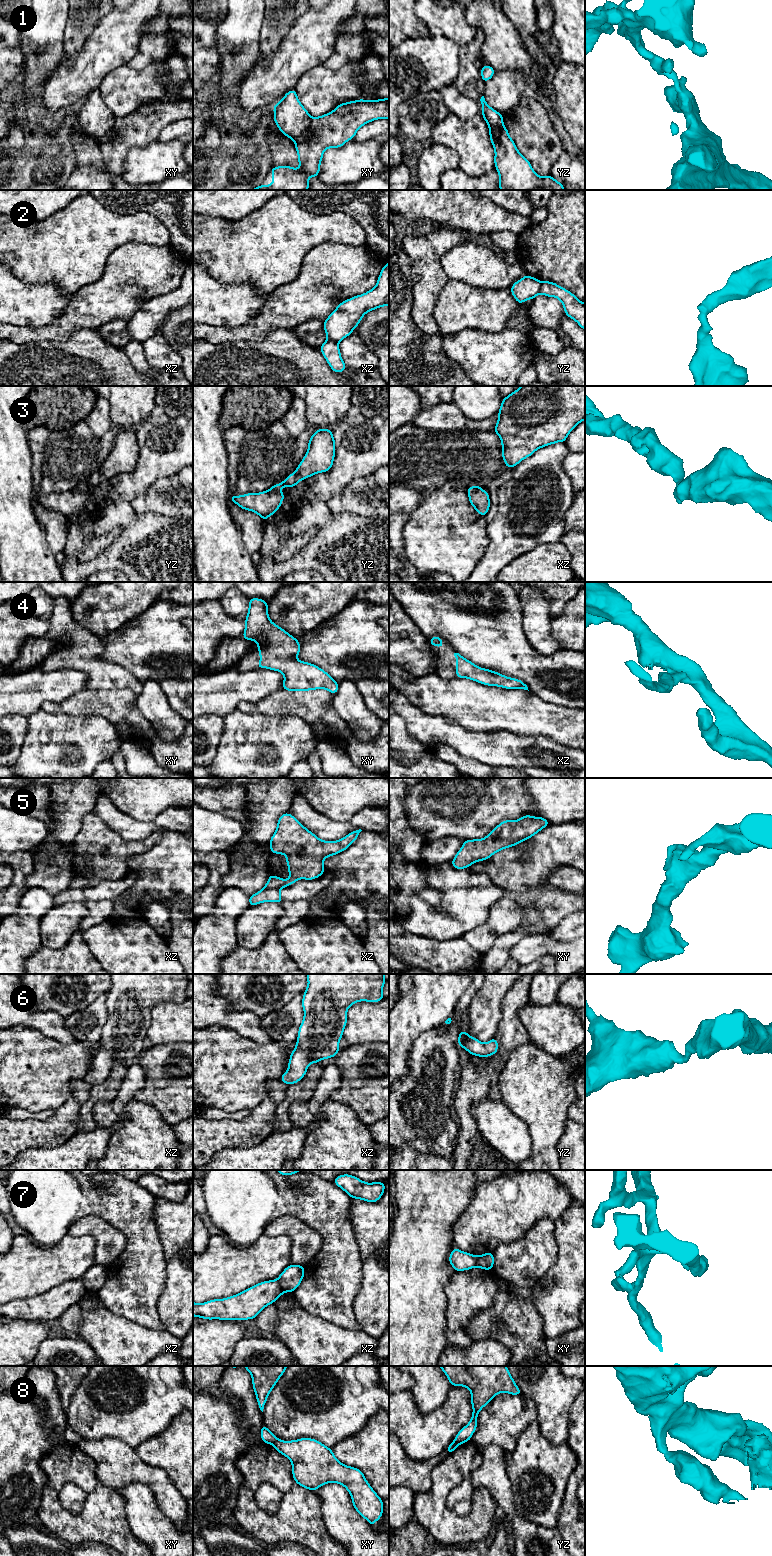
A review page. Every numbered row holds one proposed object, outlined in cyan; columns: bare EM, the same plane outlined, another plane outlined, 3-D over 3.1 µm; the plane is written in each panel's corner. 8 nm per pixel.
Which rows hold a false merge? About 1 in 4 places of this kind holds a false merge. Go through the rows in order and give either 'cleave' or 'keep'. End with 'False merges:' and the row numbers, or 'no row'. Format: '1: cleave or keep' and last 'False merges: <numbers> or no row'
1: cleave
2: cleave
3: keep
4: keep
5: keep
6: keep
7: cleave
8: cleave
False merges: 1, 2, 7, 8

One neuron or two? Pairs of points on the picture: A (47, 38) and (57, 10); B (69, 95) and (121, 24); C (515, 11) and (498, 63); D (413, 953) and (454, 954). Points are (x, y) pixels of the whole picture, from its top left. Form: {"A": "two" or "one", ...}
{"A": "one", "B": "one", "C": "two", "D": "one"}

